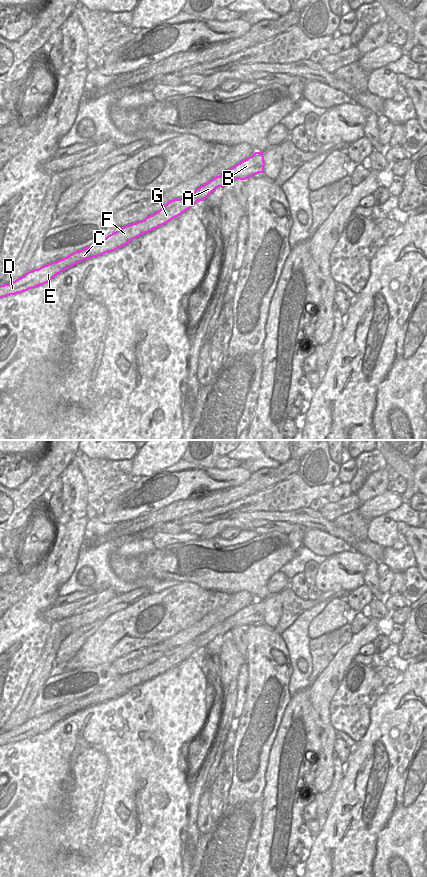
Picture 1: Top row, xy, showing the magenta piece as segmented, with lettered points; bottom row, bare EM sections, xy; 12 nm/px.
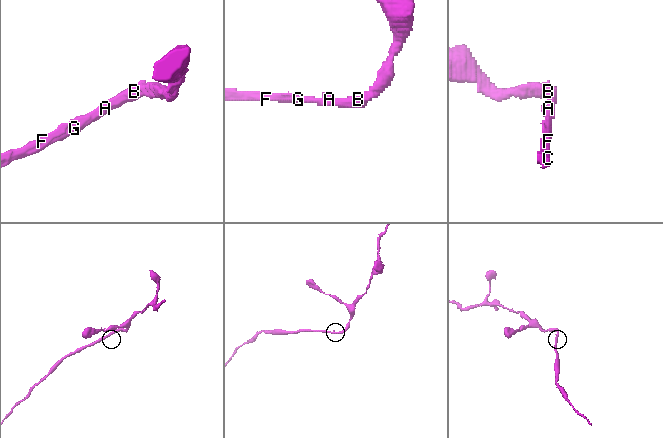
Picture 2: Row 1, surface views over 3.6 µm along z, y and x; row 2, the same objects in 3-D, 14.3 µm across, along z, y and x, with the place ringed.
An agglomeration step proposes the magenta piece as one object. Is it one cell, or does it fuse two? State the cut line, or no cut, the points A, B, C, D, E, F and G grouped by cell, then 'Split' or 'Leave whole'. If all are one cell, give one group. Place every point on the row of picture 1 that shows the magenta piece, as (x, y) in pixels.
No split. Groups: A B C D E F G. Leave whole.

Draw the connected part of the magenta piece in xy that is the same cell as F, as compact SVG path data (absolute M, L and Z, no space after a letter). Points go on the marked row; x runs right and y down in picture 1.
M255 152L252 156L236 164L220 176L214 177L192 193L168 201L163 208L146 217L142 221L121 227L118 231L108 235L101 241L76 251L69 256L27 272L15 281L0 285L0 298L22 293L50 282L64 270L93 257L115 251L127 245L133 239L148 233L189 210L198 201L204 201L216 188L225 187L230 182L240 179L246 180L258 173L264 173L263 152Z

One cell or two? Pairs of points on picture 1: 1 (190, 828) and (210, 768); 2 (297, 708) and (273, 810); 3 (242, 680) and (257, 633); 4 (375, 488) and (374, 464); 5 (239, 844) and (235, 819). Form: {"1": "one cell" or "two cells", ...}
{"1": "one cell", "2": "one cell", "3": "two cells", "4": "two cells", "5": "one cell"}

